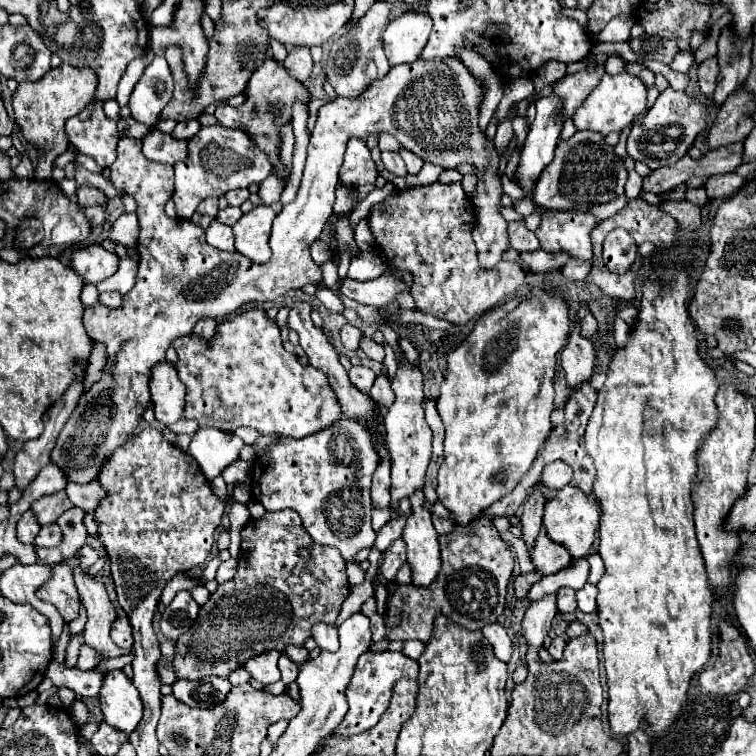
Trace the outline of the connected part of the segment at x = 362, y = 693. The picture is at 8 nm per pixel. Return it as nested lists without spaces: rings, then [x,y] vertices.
[[[388,650],[386,652],[376,652],[376,654],[364,652],[358,658],[354,676],[352,676],[350,686],[348,686],[348,704],[350,704],[350,710],[346,712],[344,722],[338,724],[338,730],[332,736],[348,738],[348,736],[360,734],[360,732],[376,726],[378,720],[380,720],[380,716],[384,714],[384,710],[390,706],[396,682],[400,678],[412,678],[414,680],[416,676],[418,676],[418,662],[412,660],[412,658],[406,658],[400,652],[388,652]]]

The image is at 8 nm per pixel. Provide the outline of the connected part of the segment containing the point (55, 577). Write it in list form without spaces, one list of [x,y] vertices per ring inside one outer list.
[[[60,562],[58,566],[52,566],[50,582],[46,582],[46,586],[42,586],[36,596],[40,600],[46,600],[46,602],[54,604],[66,622],[72,622],[74,618],[78,618],[80,598],[76,594],[72,568],[66,562],[64,564]]]

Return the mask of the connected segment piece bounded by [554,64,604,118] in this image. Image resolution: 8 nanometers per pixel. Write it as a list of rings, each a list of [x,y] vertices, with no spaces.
[[[604,64],[588,66],[578,74],[564,76],[554,84],[554,94],[558,94],[564,102],[564,108],[562,108],[564,118],[570,118],[574,114],[574,110],[582,104],[582,100],[598,86],[598,82],[602,80],[602,74],[604,74]]]

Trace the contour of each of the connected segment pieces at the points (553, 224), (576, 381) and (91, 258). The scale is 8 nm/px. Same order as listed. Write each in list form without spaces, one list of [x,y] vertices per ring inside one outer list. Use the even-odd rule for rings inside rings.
[[[544,210],[540,226],[536,228],[536,238],[546,252],[570,252],[572,258],[590,260],[592,242],[590,232],[598,220],[590,212],[576,210]]]
[[[574,326],[566,348],[560,352],[560,364],[566,372],[568,388],[578,388],[580,384],[588,382],[594,374],[594,366],[596,366],[594,344],[592,340],[580,336],[578,326]]]
[[[92,244],[72,254],[70,266],[84,278],[86,284],[98,284],[118,270],[118,256],[110,254],[98,244]]]

